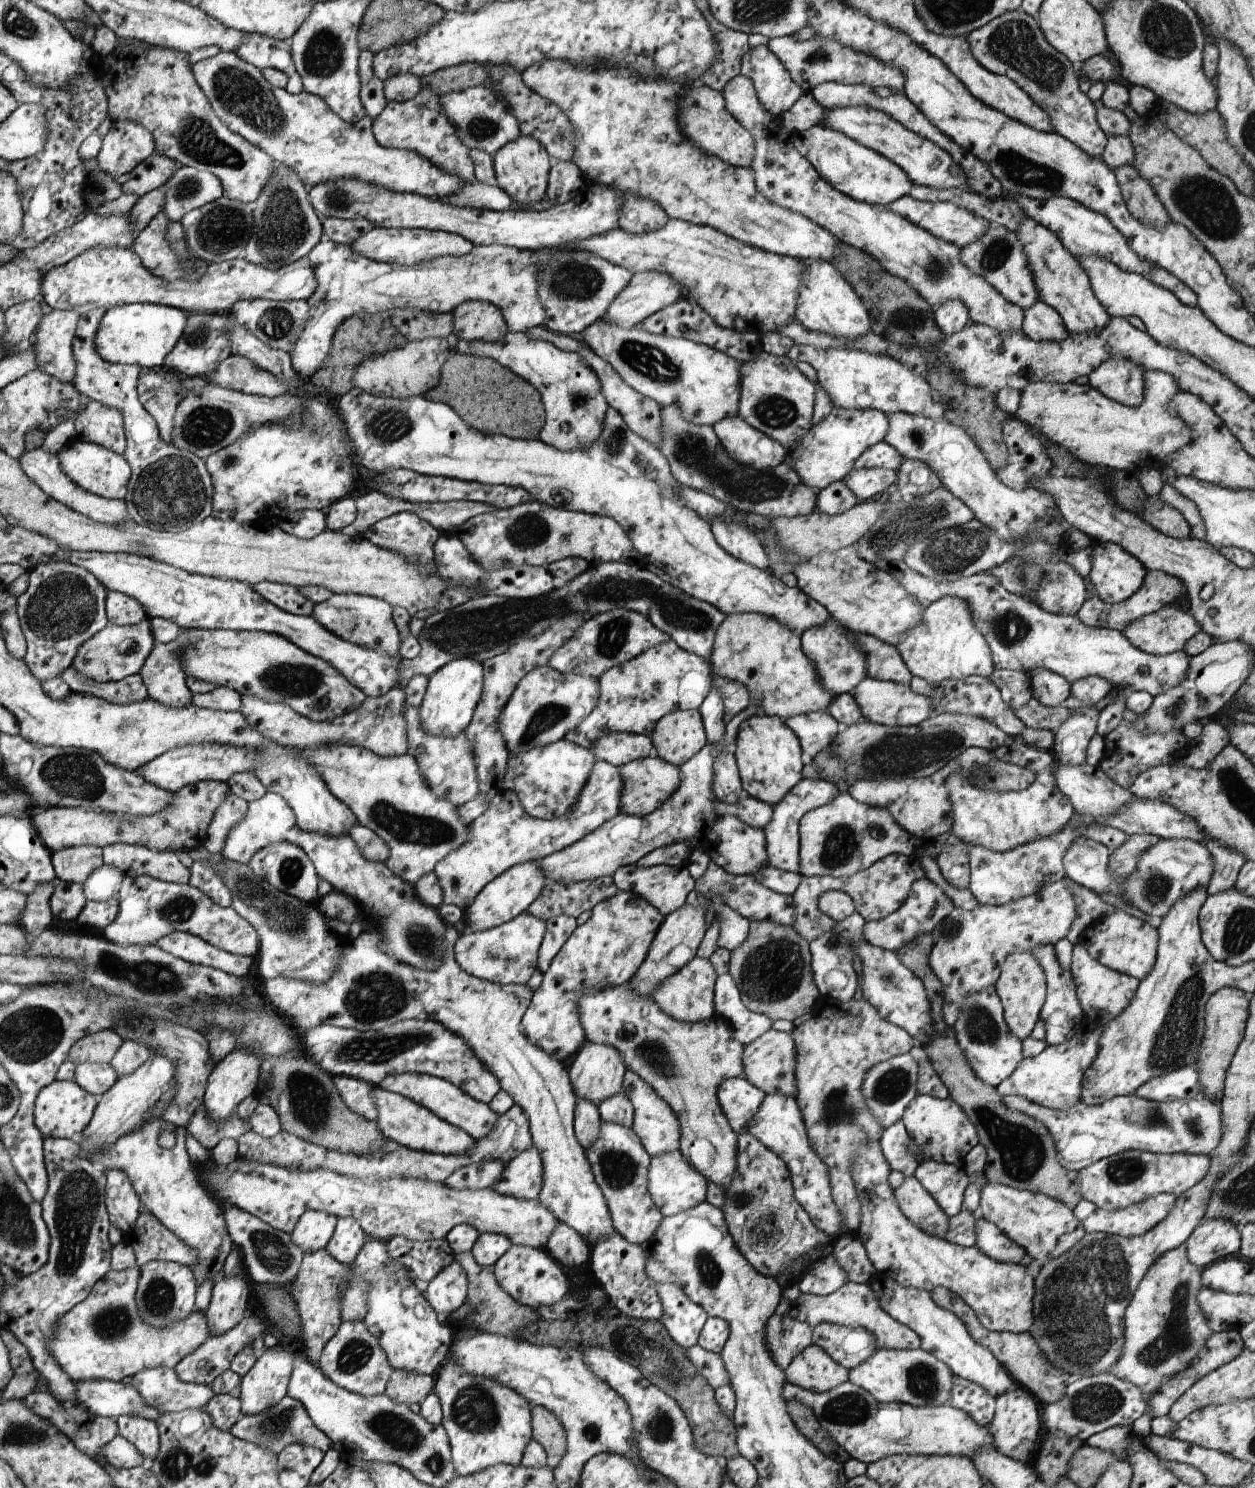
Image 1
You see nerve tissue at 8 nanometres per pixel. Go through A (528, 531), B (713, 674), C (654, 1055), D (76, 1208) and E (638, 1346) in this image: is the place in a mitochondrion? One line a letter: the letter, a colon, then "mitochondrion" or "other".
A: mitochondrion
B: other
C: mitochondrion
D: mitochondrion
E: mitochondrion

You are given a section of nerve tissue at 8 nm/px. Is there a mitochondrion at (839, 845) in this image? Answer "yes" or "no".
yes

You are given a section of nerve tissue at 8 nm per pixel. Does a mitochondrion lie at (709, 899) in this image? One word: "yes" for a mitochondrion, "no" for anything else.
no

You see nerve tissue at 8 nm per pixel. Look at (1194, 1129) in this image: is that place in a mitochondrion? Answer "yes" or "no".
yes

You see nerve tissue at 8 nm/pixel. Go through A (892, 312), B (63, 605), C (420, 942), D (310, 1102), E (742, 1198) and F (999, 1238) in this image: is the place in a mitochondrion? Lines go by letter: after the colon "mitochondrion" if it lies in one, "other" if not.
A: mitochondrion
B: mitochondrion
C: mitochondrion
D: mitochondrion
E: mitochondrion
F: other

